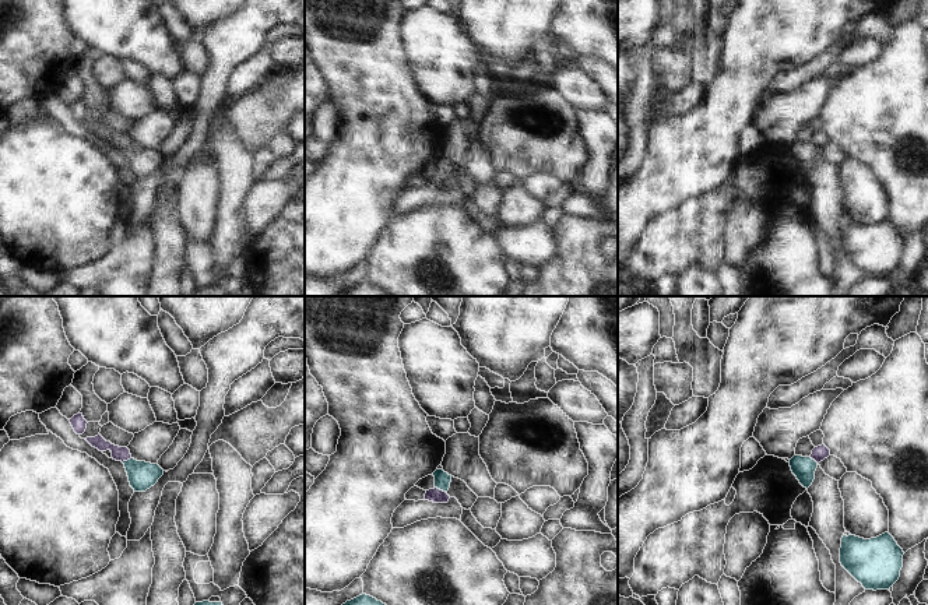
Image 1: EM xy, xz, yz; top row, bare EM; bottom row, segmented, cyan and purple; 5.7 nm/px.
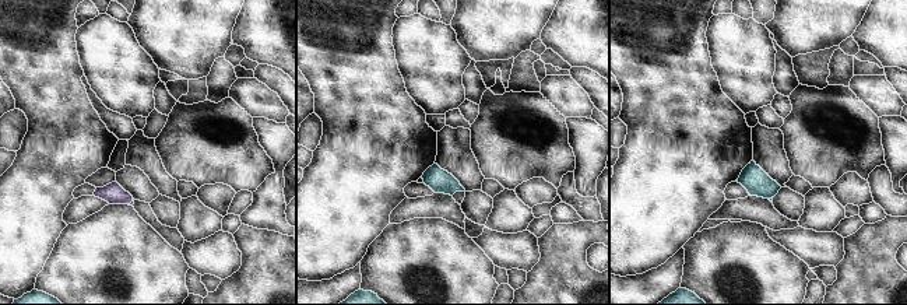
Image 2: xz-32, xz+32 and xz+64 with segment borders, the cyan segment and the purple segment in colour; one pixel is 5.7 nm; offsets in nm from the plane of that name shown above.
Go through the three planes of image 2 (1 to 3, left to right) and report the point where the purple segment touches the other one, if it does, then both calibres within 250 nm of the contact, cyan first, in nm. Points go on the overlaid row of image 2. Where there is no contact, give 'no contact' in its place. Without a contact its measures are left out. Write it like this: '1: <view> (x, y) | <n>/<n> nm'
1: no contact
2: no contact
3: no contact

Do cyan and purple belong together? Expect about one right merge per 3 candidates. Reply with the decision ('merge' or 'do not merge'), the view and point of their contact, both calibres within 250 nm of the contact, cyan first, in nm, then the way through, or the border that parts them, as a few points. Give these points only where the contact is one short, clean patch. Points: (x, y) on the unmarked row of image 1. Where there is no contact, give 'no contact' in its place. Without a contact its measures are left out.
merge | xz (440, 176) | 100/80 nm | across xz (442, 166), (440, 176), (435, 182)

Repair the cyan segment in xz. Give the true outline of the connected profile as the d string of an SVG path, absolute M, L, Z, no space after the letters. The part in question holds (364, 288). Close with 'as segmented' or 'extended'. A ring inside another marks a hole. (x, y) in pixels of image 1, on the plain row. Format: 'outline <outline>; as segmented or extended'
outline M362 281L351 288L347 288L338 296L390 296L390 295L382 288L377 288L376 285Z; as segmented

